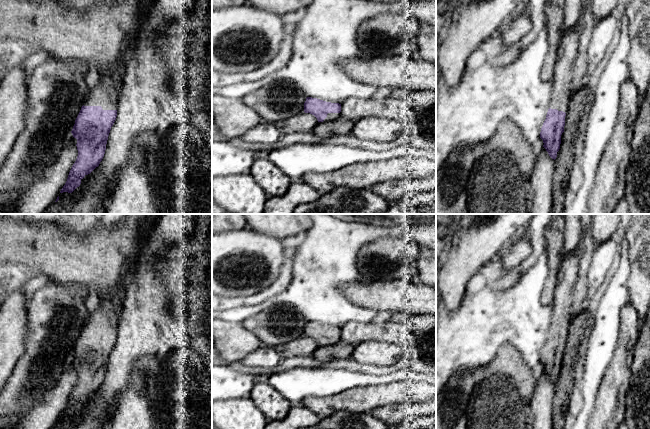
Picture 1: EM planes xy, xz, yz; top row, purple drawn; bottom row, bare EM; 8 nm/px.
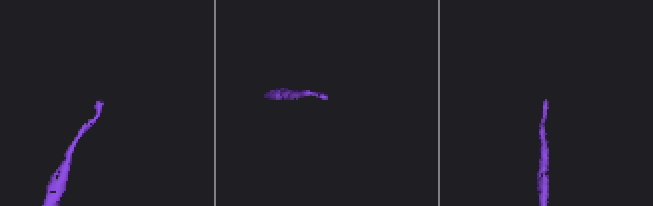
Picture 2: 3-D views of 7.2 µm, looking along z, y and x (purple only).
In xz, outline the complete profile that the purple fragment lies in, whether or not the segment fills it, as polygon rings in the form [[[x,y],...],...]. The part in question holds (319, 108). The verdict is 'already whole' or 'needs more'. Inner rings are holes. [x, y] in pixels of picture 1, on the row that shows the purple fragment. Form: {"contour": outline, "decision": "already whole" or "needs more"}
{"contour": [[[307,97],[304,103],[304,112],[314,115],[318,122],[329,122],[341,116],[341,104]]], "decision": "needs more"}

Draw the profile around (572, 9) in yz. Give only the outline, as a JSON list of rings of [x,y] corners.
[[[565,0],[562,33],[578,24],[582,9],[582,0]]]

